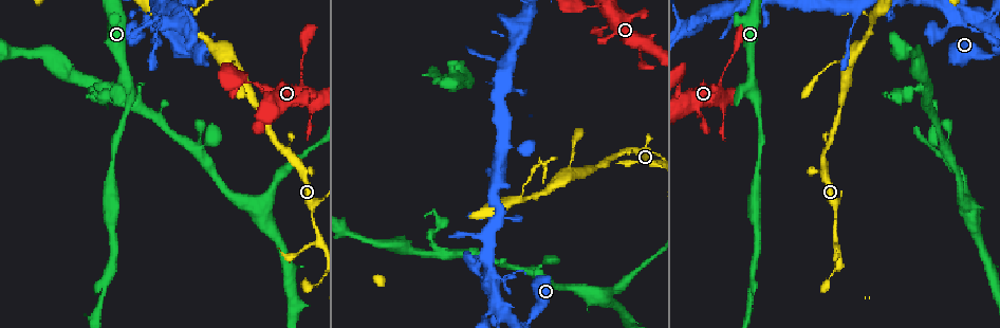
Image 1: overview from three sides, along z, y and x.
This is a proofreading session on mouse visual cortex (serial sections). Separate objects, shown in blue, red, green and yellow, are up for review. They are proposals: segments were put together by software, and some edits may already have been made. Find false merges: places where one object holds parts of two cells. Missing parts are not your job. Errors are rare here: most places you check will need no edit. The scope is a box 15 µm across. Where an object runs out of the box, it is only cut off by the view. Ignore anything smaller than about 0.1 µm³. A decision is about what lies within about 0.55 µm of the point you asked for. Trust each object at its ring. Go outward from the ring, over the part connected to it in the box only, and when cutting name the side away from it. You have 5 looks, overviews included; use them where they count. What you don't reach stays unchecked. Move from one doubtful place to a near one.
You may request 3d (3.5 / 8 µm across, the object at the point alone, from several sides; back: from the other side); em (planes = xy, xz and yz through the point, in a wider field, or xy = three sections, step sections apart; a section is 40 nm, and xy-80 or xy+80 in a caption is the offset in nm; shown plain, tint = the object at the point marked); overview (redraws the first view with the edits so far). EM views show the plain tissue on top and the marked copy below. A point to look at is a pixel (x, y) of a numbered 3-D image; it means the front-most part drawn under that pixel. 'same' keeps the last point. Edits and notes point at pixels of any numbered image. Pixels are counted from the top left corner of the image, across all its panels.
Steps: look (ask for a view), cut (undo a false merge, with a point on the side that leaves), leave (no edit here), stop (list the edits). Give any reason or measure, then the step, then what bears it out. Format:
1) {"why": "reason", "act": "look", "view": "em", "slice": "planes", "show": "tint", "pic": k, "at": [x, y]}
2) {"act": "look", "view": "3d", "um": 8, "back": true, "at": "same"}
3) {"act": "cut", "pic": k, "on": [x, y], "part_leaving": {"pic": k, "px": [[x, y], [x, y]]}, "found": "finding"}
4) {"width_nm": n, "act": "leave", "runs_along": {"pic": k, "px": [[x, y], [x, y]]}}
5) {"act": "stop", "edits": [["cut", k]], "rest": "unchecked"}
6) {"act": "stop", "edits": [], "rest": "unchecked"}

{"why": "thin arm on a thick one", "act": "look", "view": "3d", "um": 3.5, "pic": 1, "at": [569, 167]}

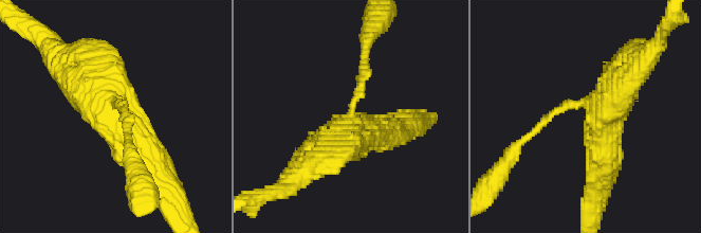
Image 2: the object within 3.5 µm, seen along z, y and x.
{"act": "look", "view": "em", "slice": "xy", "step": 1, "show": "tint", "pic": 2, "at": [114, 100]}

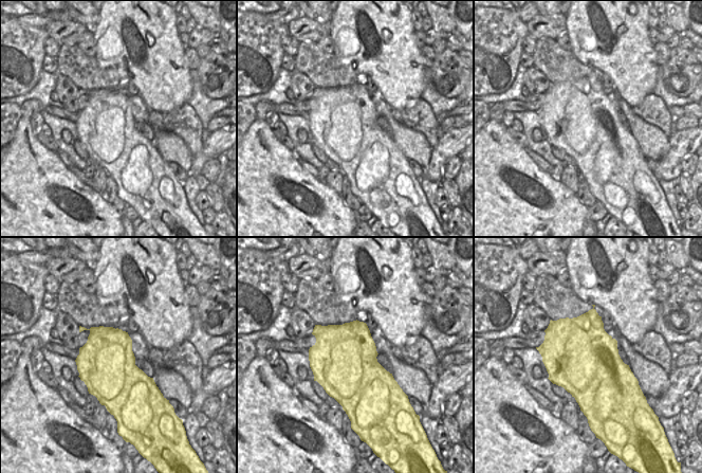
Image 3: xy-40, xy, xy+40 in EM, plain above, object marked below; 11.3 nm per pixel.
{"arms": 3, "act": "leave", "runs_along": {"pic": 2, "px": [[150, 169], [108, 104], [66, 63]]}, "found": "continuous, no second cell"}

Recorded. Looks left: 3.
{"why": "two arms in line, one across", "act": "look", "view": "3d", "um": 8, "pic": 1, "at": [517, 199]}

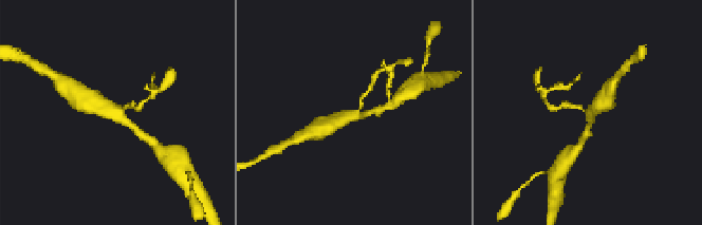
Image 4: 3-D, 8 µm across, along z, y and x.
{"why": "closer look", "act": "look", "view": "3d", "um": 3.5, "pic": 4, "at": [592, 117]}

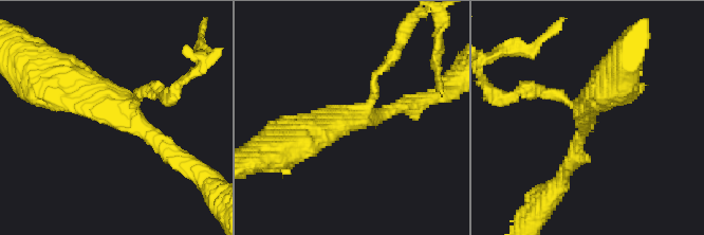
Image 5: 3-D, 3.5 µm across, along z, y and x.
{"arms": 3, "arm_widths_nm": [150, 250, 400], "act": "look", "view": "em", "slice": "xy", "step": 2, "show": "tint", "pic": 5, "at": [126, 112]}

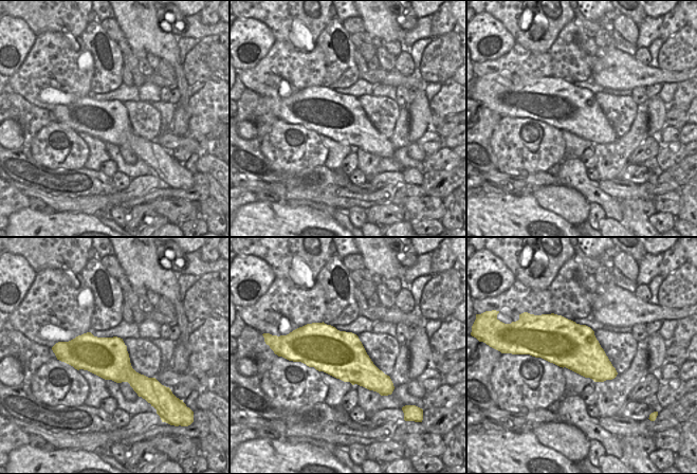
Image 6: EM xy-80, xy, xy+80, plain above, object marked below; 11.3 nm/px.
{"act": "leave", "runs_along": {"pic": 5, "px": [[180, 160], [128, 111], [69, 82]]}, "found": "continuous, no second cell"}

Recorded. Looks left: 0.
{"act": "stop", "edits": [], "rest": "unchecked"}

